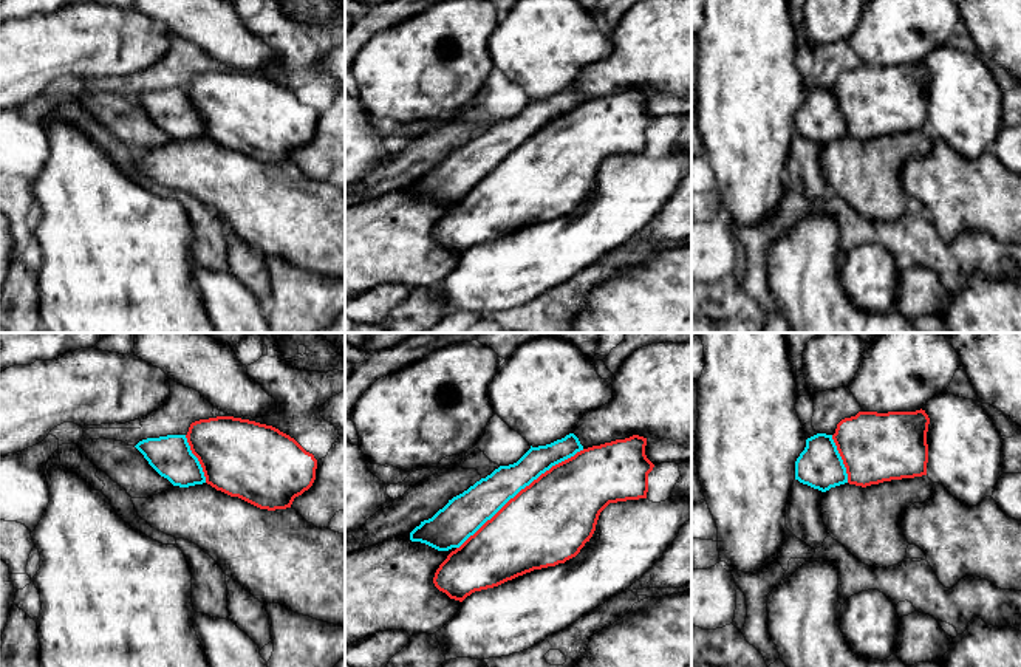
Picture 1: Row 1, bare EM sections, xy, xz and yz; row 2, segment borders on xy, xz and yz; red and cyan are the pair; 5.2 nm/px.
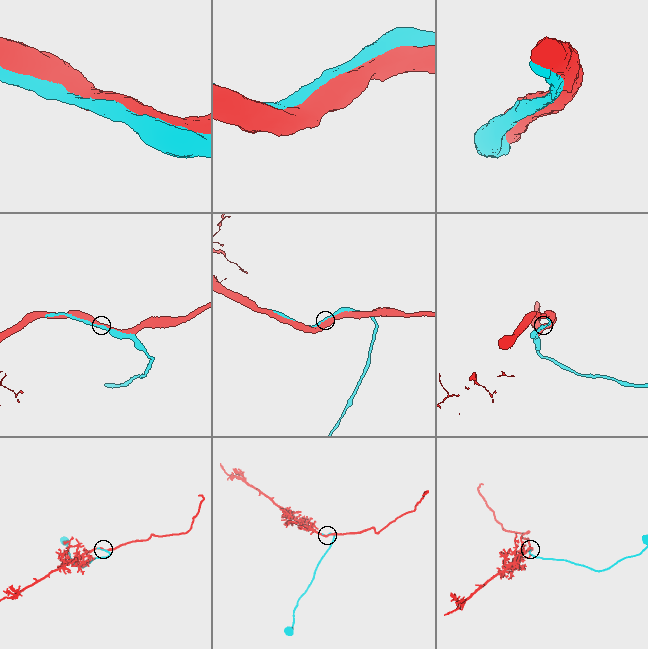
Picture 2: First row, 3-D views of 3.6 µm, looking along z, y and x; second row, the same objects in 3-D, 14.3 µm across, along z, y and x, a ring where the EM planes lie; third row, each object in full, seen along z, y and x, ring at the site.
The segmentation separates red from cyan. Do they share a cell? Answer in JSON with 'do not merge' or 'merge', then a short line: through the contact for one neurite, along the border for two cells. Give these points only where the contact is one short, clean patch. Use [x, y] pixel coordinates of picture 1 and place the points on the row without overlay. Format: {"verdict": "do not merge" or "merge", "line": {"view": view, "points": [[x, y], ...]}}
{"verdict": "merge"}

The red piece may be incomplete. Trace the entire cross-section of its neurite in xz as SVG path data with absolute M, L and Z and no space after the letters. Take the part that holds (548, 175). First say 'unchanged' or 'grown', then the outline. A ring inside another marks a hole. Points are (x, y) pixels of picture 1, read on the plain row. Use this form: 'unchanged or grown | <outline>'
grown | M574 87L546 99L532 101L514 118L500 119L463 147L449 153L432 172L410 186L411 195L438 204L452 204L435 226L435 240L463 255L475 245L498 240L518 229L555 220L575 210L592 190L600 166L610 158L647 152L648 127L654 118L645 108L647 91L633 88L585 102Z

